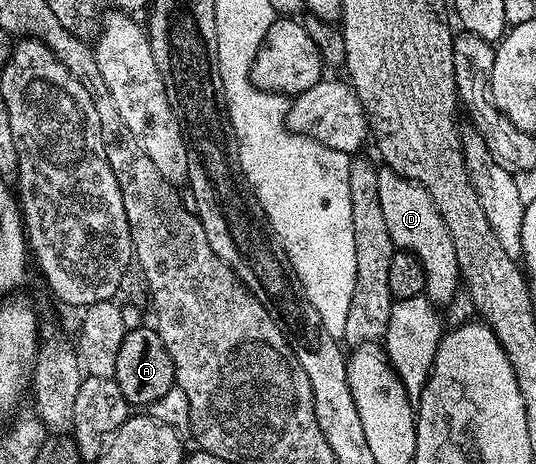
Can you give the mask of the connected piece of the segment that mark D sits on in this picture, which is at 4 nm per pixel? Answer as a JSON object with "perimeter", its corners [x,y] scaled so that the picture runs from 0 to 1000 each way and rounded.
{"perimeter":[[[716,358],[703,364],[703,390],[707,444],[715,450],[715,472],[722,478],[735,537],[774,547],[774,556],[789,565],[791,638],[817,659],[838,657],[853,640],[864,606],[856,556],[849,556],[849,522],[841,522],[834,478],[826,478],[804,418],[797,418],[797,409],[789,409],[789,401],[776,388],[761,388],[757,379]]]}

